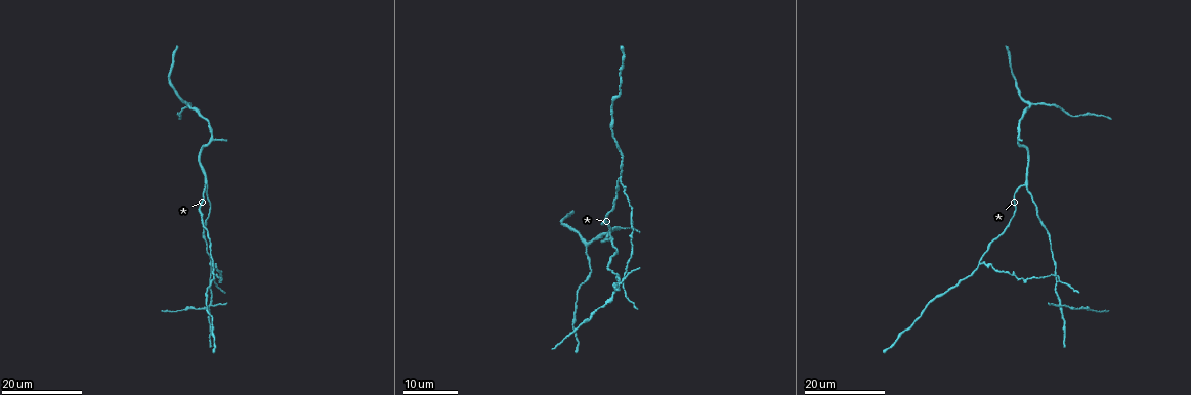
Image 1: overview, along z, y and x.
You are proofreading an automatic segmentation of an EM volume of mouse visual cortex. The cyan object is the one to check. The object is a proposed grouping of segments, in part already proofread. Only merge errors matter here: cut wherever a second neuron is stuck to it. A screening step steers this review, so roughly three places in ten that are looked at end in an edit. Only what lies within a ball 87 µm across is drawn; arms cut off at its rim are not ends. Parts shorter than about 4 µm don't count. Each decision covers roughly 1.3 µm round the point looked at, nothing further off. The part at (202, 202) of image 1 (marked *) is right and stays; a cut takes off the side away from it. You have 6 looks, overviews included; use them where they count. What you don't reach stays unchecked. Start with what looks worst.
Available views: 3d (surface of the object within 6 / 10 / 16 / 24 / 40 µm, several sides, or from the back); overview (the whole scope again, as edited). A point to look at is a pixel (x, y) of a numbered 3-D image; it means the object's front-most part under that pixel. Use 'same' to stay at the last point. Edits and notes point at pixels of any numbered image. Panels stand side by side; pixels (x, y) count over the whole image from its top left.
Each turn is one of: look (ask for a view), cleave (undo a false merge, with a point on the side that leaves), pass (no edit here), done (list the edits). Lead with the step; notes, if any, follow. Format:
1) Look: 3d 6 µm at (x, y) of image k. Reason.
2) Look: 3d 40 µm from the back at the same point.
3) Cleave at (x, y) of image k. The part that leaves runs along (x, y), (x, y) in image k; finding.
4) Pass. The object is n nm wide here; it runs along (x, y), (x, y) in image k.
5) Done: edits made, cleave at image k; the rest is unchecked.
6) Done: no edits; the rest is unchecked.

Look: 3d 16 µm at (210, 307) of image 1. Looks like a crossing.

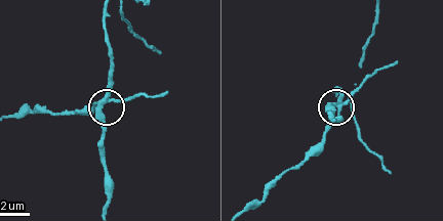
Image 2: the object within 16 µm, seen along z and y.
Look: 3d 10 µm at (106, 98) of image 2.

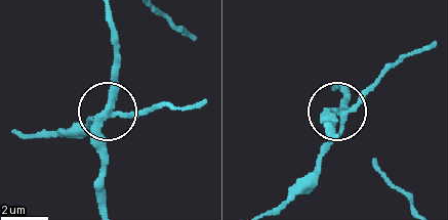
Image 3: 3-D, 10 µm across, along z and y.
Cleave at (137, 117) of image 3. The object is 270 nm wide here; the part that leaves runs along (110, 113), (45, 136), (28, 136) in image 3; two neurons meet here.

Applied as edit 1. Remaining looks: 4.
Look: 3d 24 µm at (585, 248) of image 1. Side arm on a straight run.

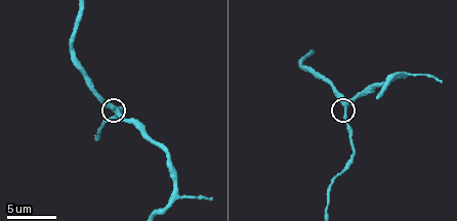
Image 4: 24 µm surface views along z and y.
Look: 3d 6 µm at (345, 109) of image 4.

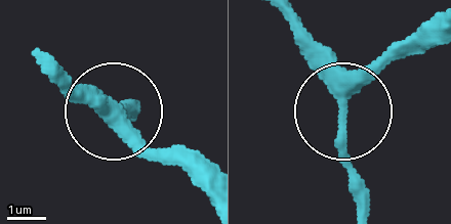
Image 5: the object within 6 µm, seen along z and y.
Look: 3d 6 µm from the back at (343, 105) of image 5.

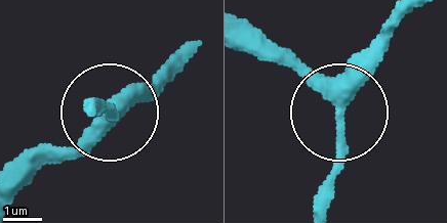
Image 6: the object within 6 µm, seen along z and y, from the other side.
Pass. 3 arms meet here; all the same neuron.

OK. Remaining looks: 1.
Done: edits made, cleave at image 3; the rest is unchecked.

